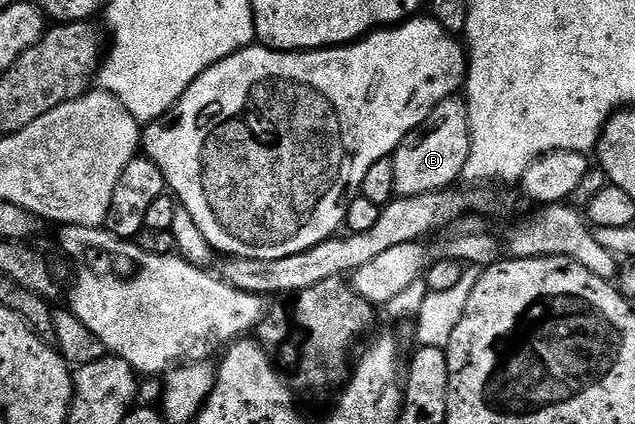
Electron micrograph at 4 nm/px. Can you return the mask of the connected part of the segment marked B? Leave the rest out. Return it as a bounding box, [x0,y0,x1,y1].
[393,96,471,198]

